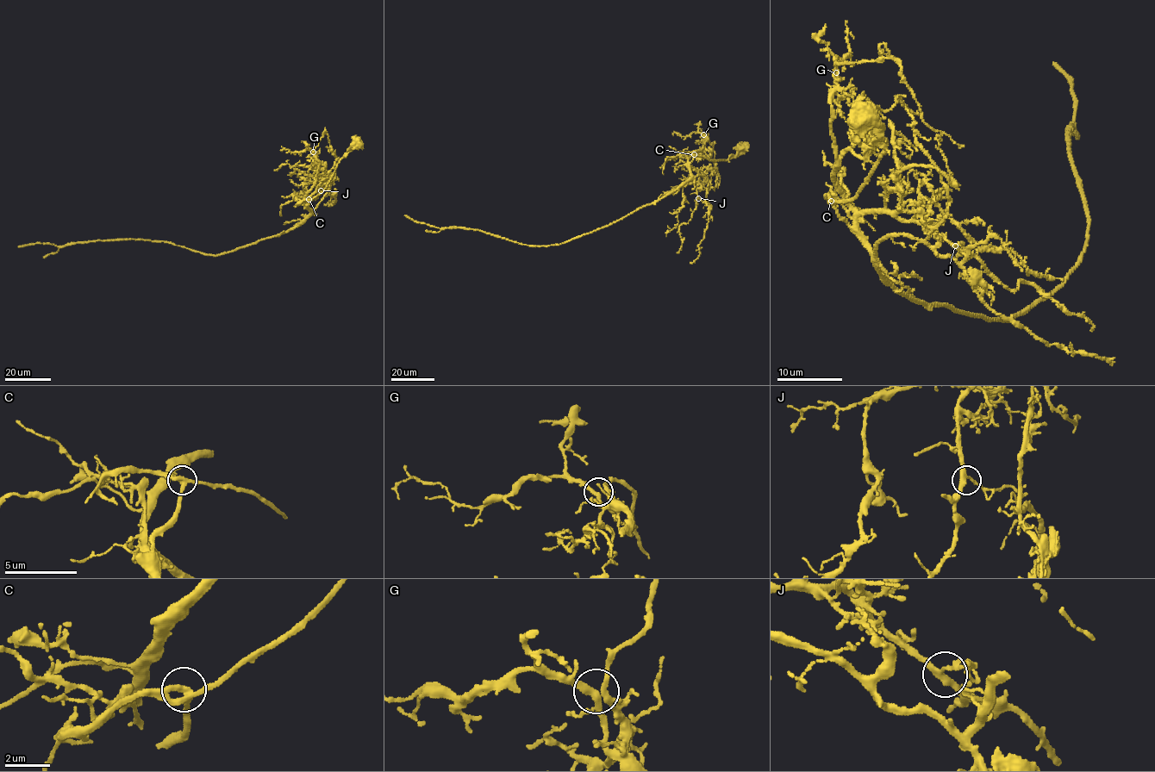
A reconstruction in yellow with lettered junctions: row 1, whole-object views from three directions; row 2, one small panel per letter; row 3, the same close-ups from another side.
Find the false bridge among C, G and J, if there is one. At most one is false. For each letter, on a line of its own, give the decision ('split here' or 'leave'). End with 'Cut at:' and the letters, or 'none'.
C: leave
G: leave
J: leave
Cut at: none

